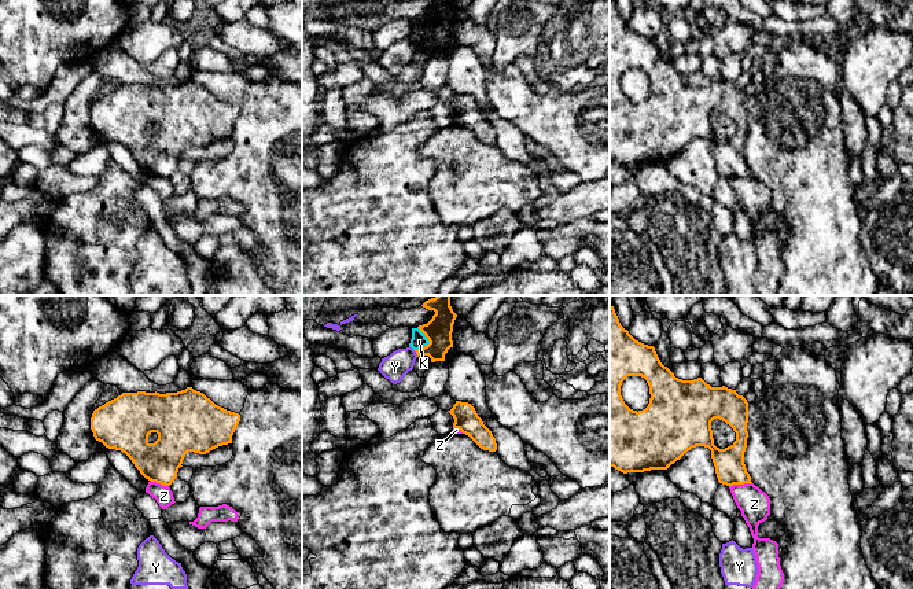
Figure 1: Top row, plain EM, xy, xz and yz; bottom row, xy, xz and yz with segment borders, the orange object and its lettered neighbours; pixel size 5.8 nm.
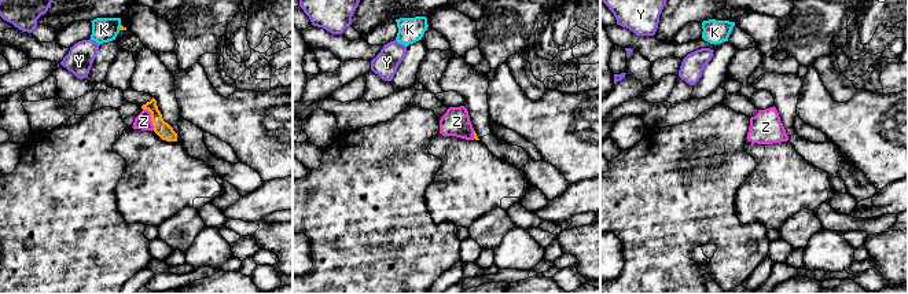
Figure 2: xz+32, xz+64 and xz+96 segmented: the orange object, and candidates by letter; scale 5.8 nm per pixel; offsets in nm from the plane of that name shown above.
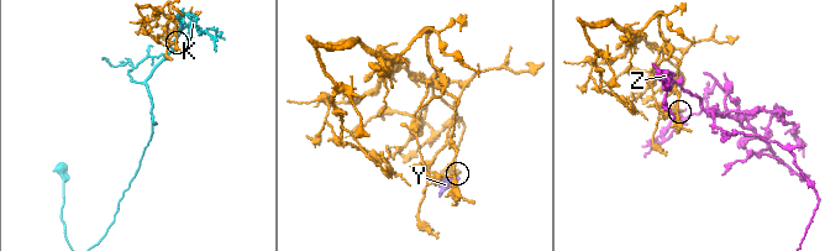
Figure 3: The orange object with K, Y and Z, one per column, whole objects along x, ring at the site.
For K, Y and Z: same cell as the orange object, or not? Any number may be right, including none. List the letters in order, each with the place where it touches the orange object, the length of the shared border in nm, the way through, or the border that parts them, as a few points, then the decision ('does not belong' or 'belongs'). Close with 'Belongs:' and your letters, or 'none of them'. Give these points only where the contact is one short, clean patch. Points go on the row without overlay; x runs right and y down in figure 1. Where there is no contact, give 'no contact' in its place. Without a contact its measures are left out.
K: contact xz (429, 33); length 140 nm; does not belong
Y: contact xz (416, 45); length 50 nm; border xz (413, 43), (418, 48); does not belong
Z: contact yz (740, 176); length 140 nm; border yz (751, 175), (729, 180); does not belong
Belongs: none of them

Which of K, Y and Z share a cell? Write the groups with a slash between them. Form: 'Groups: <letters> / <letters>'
Groups: K / Y / Z

